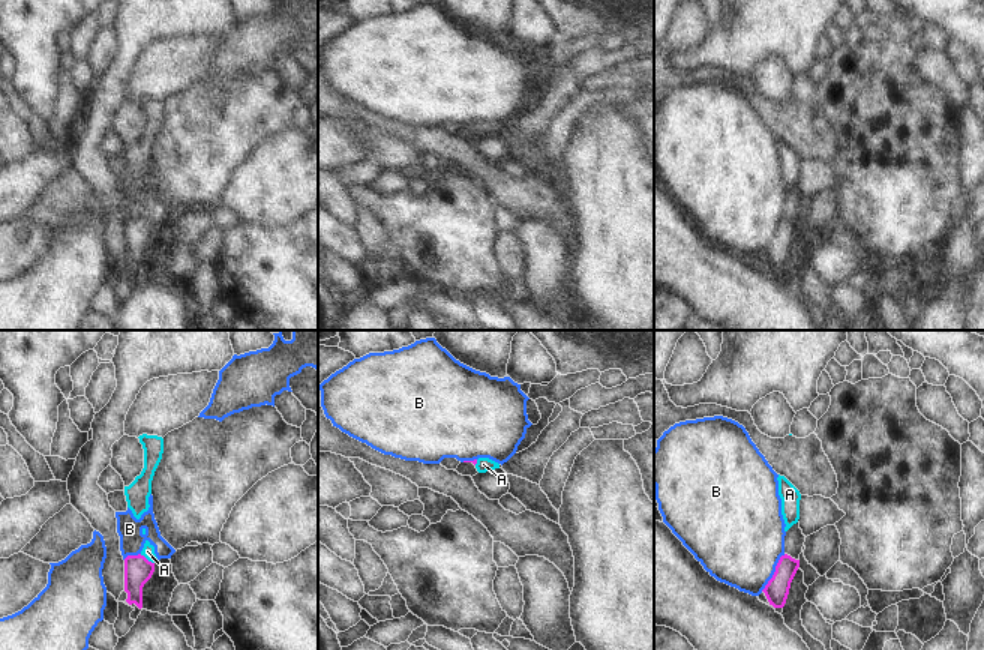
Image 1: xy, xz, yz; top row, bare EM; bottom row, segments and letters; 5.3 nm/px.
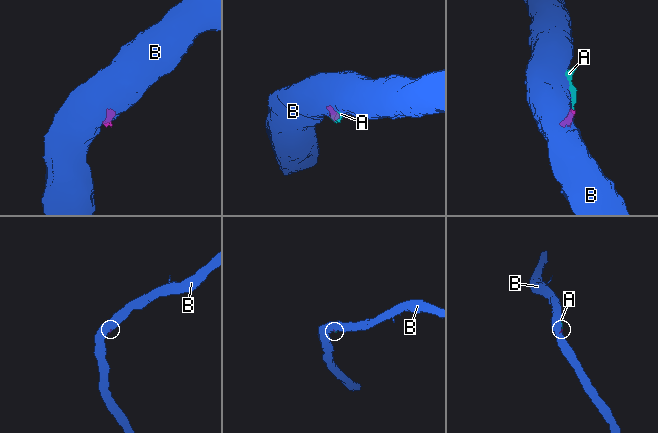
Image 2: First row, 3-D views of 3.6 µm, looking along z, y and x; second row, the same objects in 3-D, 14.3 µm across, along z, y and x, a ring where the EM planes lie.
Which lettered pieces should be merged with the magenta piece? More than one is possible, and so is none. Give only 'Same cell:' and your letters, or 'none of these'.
Same cell: A

